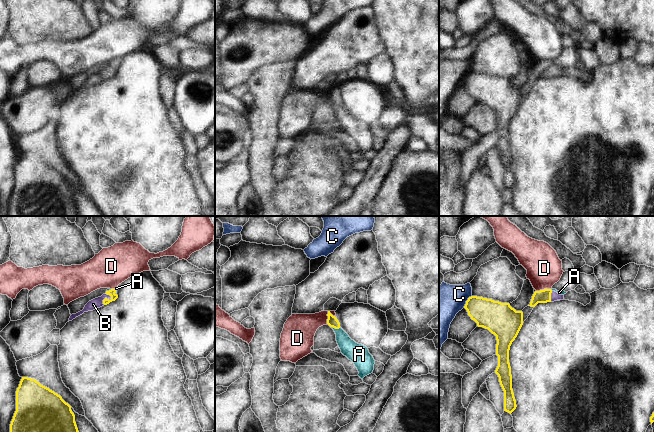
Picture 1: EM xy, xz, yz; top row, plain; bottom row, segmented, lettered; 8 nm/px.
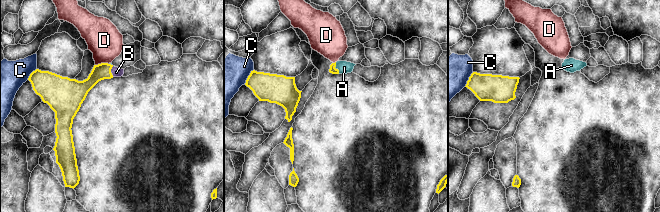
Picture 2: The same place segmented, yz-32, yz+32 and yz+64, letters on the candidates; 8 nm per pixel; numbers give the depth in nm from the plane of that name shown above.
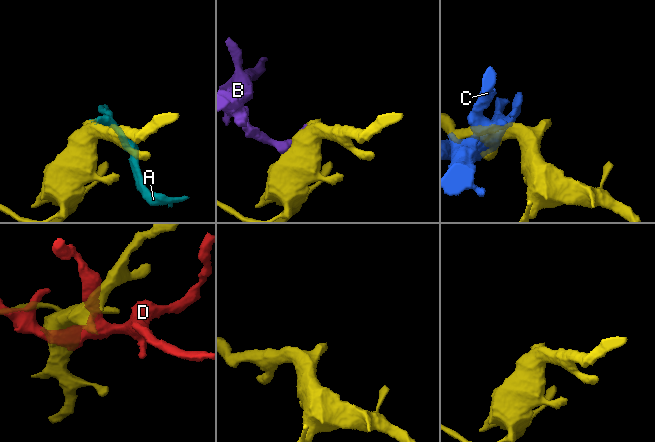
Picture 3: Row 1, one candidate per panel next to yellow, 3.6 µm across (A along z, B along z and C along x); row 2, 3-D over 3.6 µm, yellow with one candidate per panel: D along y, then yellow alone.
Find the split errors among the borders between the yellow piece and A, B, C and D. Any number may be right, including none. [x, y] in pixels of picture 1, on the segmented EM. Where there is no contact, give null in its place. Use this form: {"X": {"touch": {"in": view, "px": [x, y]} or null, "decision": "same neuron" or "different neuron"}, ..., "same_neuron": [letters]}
{"A": {"touch": {"in": "xz", "px": [336, 328]}, "decision": "same neuron"}, "B": {"touch": {"in": "xy", "px": [106, 298]}, "decision": "different neuron"}, "C": {"touch": {"in": "yz", "px": [466, 301]}, "decision": "different neuron"}, "D": {"touch": {"in": "xz", "px": [328, 318]}, "decision": "different neuron"}, "same_neuron": ["A"]}

